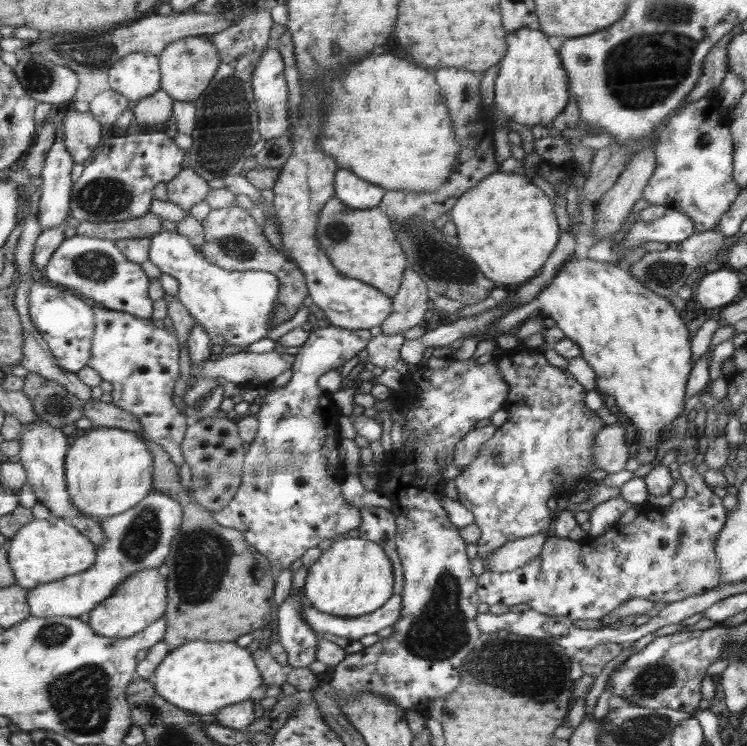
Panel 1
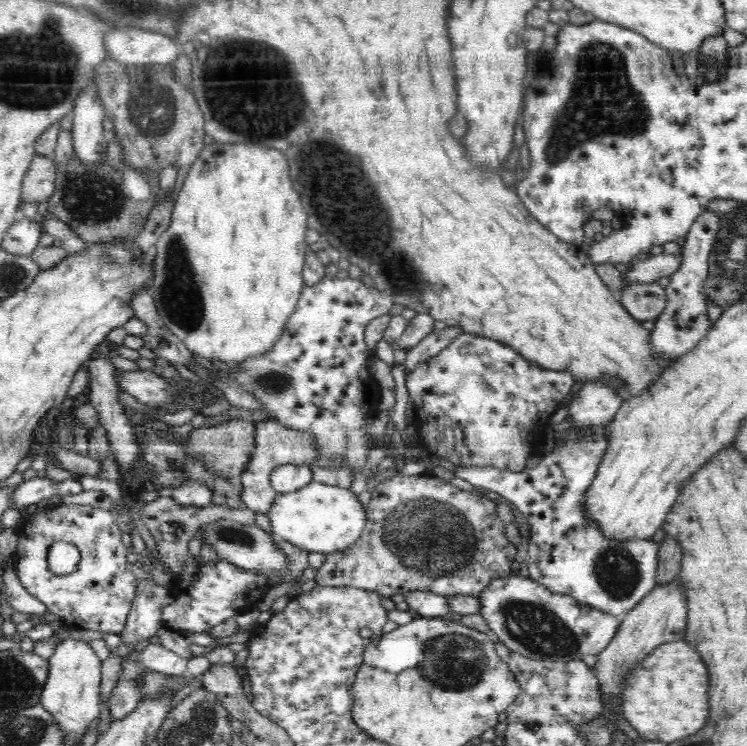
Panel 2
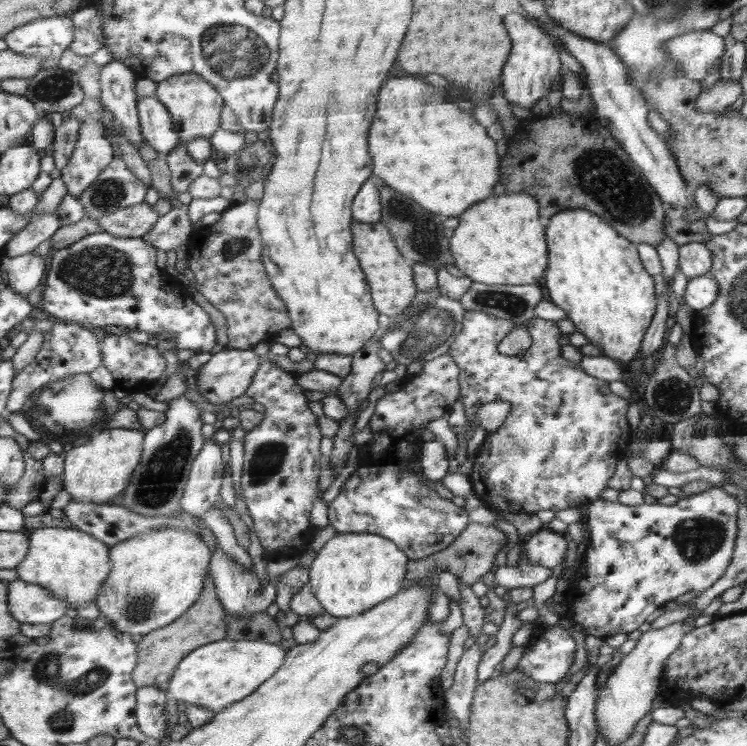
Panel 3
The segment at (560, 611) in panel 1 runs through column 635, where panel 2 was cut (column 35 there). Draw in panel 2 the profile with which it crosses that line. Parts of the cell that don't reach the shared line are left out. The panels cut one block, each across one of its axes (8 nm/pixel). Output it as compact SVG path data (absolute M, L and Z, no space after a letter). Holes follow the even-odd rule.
M66 500L54 506L32 520L18 523L15 527L18 545L15 550L13 563L20 583L43 605L48 612L60 616L62 626L68 629L84 628L84 630L101 630L105 633L122 632L127 617L136 597L138 579L134 577L127 559L127 548L121 541L121 530L116 525L110 511L94 507L91 503L73 502ZM56 540L65 540L74 544L80 551L81 559L76 570L67 575L55 575L48 570L48 550Z

